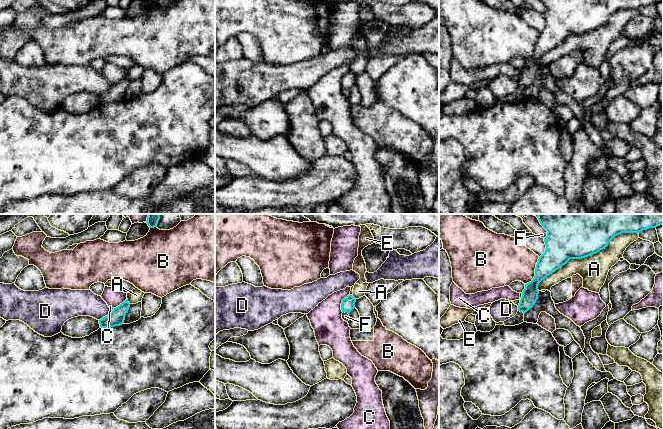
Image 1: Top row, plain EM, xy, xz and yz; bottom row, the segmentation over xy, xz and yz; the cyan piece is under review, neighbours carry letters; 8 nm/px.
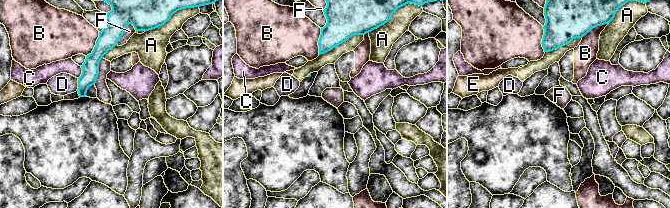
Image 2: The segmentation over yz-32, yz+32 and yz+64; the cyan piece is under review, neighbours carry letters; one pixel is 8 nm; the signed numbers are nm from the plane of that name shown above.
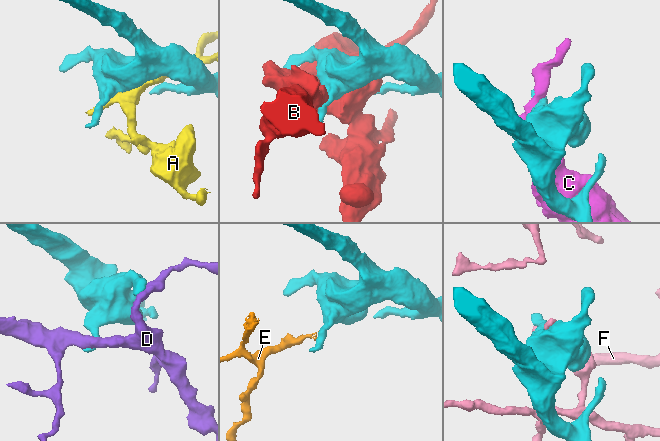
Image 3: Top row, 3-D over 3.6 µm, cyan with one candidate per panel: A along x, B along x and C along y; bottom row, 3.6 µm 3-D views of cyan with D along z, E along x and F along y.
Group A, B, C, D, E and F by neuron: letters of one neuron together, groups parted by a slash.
A E / B / C / D / F

